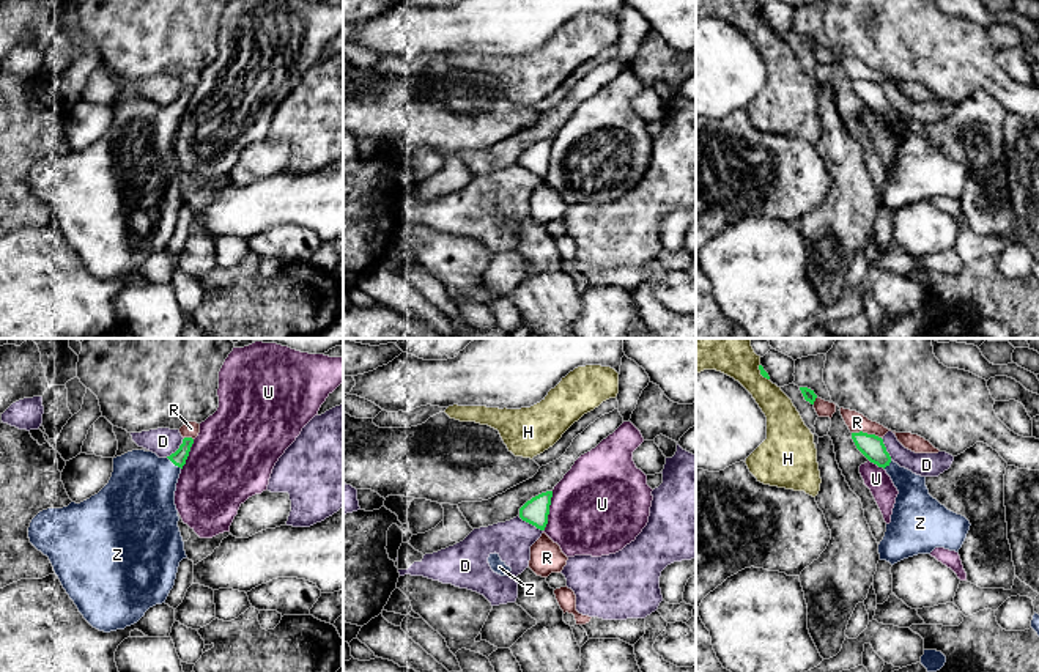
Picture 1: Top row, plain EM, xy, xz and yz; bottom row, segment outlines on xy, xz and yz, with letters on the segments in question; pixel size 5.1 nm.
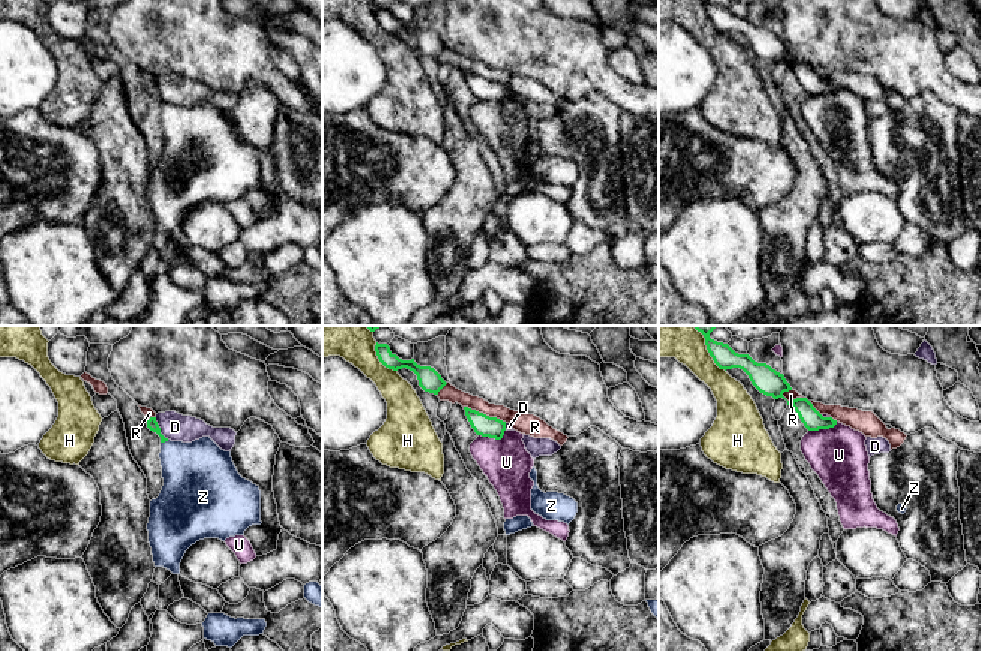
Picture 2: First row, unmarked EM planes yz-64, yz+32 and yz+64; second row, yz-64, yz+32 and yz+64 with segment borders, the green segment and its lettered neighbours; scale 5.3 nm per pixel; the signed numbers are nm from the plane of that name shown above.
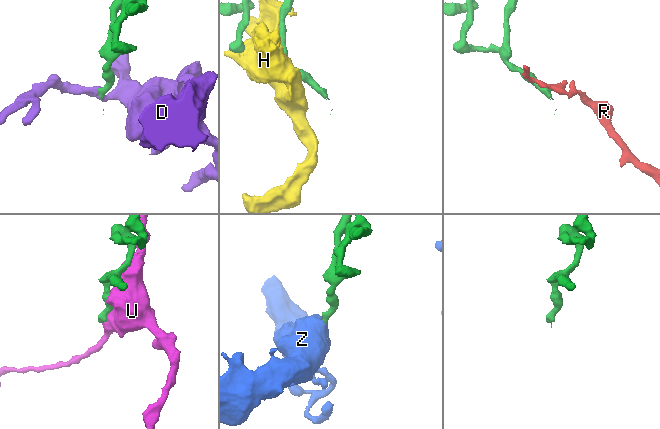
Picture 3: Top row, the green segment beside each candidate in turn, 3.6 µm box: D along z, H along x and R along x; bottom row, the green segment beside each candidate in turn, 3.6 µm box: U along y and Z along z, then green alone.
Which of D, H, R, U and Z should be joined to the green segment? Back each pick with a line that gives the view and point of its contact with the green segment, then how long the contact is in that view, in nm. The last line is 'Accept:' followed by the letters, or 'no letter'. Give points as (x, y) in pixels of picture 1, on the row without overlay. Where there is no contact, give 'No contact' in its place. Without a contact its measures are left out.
Z: Touches green at xy (175, 112). Shared border 100 nm
Accept: Z

